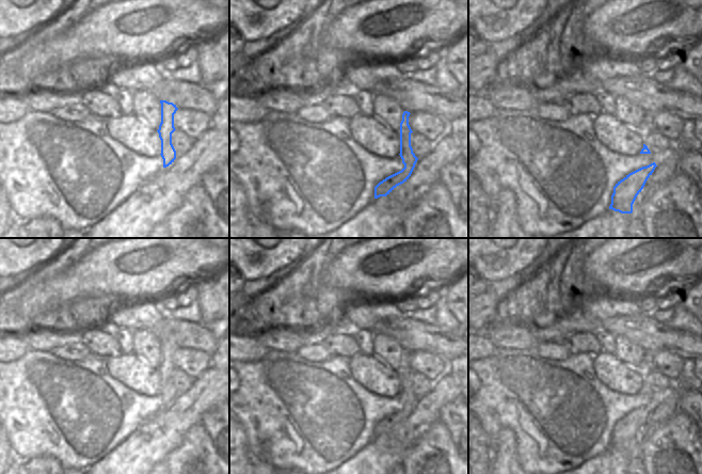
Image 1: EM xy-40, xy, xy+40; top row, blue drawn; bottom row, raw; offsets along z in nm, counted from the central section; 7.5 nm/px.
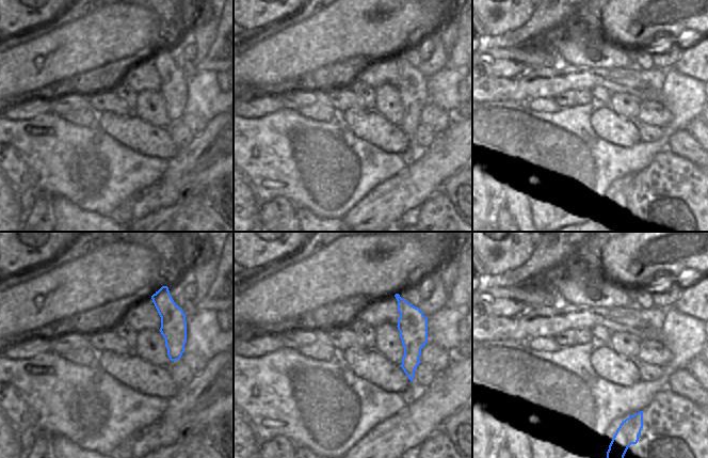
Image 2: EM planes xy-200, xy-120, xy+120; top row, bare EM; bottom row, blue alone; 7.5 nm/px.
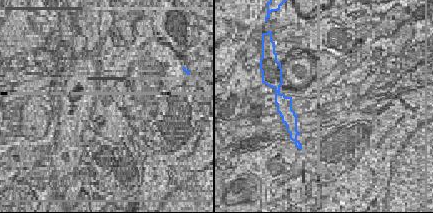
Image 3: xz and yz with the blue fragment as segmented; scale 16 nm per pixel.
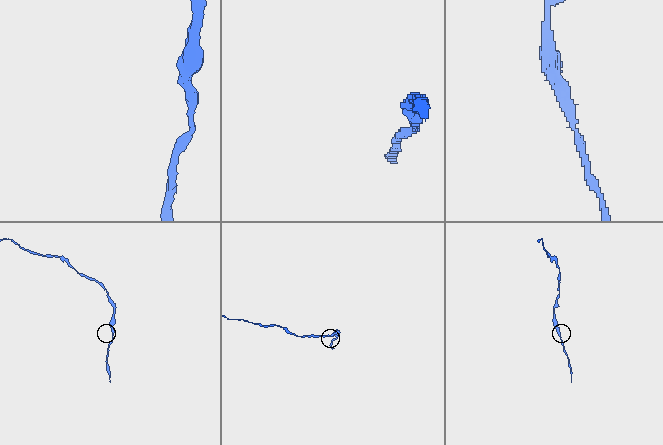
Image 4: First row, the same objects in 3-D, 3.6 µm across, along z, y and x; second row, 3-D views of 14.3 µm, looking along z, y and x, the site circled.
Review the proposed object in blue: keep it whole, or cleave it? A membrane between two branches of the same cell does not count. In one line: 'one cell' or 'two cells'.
one cell

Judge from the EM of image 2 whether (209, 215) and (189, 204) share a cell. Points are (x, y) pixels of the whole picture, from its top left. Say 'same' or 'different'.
different

